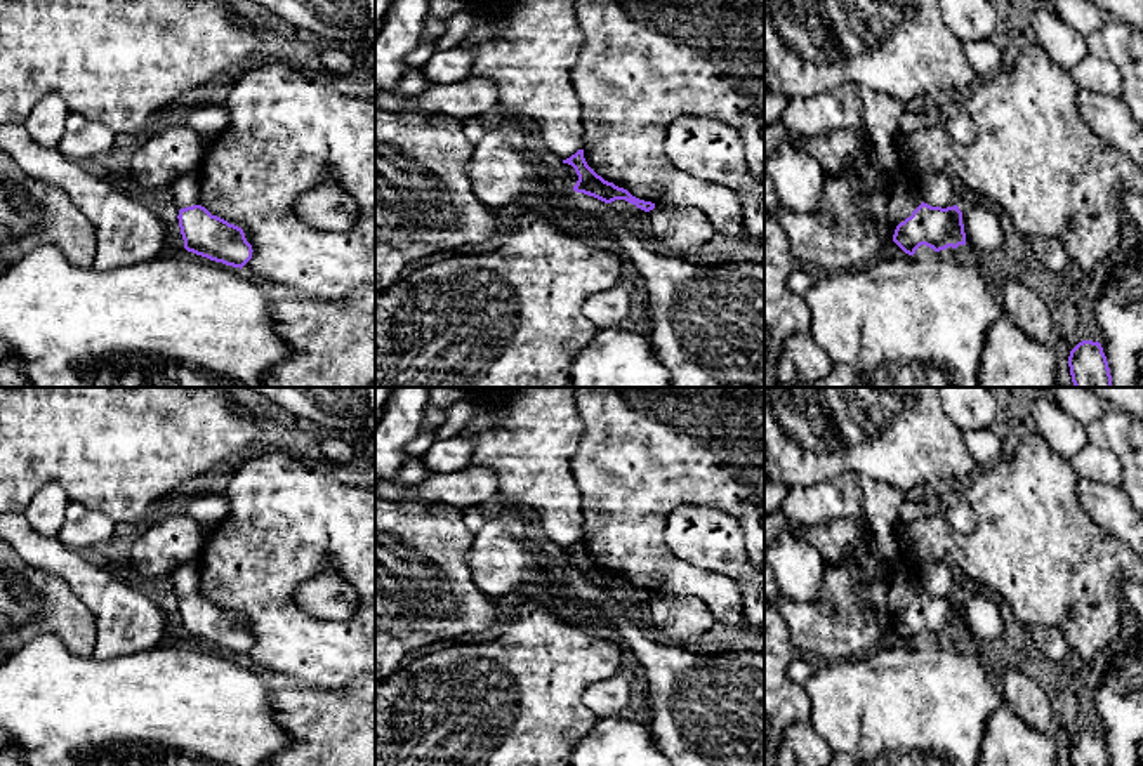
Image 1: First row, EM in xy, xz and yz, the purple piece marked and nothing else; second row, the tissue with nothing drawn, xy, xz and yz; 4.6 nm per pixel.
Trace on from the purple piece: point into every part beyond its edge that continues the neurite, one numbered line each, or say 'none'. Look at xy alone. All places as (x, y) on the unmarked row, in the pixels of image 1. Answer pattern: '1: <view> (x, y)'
none

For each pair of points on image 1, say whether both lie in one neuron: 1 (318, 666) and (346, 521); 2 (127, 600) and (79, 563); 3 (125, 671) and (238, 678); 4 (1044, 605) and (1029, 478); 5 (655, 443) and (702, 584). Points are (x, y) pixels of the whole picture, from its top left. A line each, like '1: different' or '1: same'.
1: same
2: same
3: same
4: same
5: same

